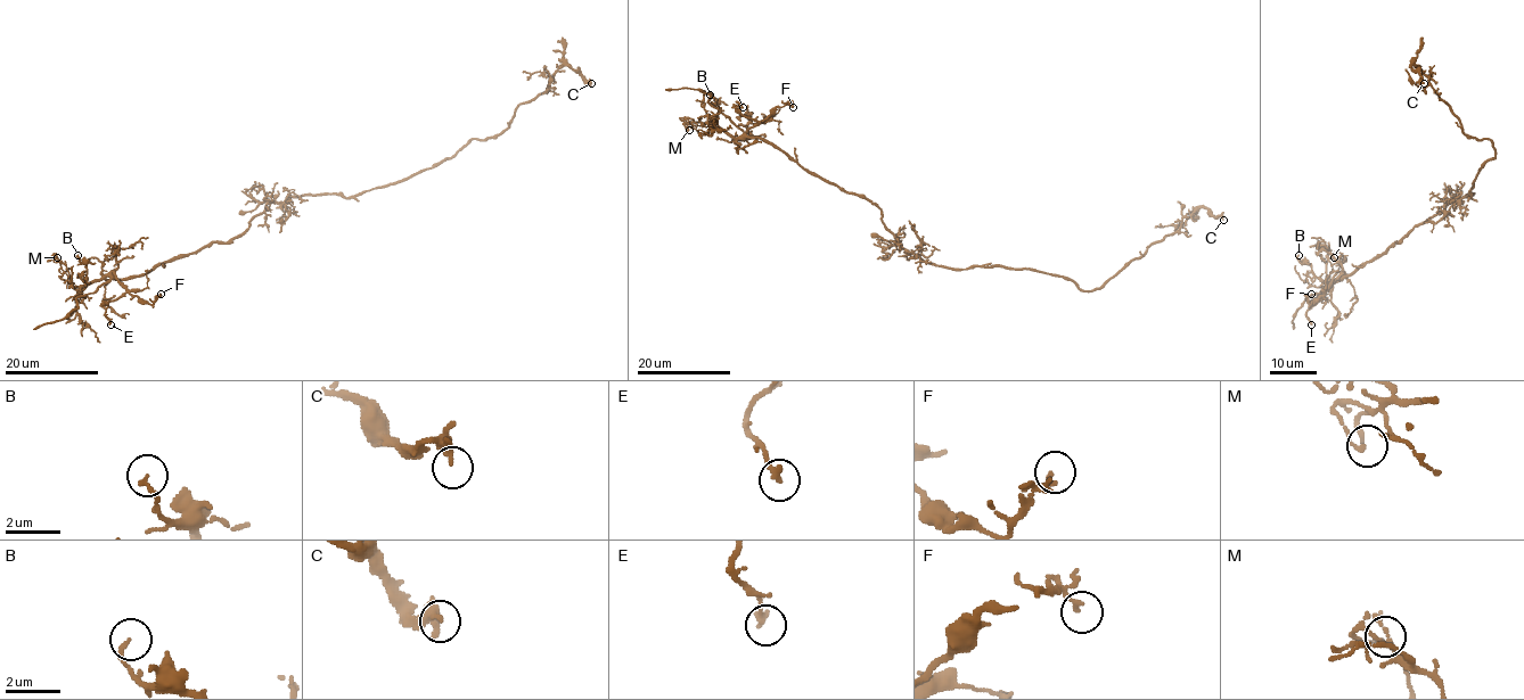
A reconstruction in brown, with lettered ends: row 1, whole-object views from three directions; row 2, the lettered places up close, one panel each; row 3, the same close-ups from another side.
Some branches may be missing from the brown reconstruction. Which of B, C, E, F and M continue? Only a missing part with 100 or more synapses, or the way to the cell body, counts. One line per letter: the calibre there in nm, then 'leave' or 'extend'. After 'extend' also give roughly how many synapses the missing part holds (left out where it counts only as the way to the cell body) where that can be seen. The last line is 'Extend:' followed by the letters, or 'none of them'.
B: 150 nm | leave
C: 260 nm | leave
E: 240 nm | leave
F: 110 nm | leave
M: 140 nm | leave
Extend: none of them

